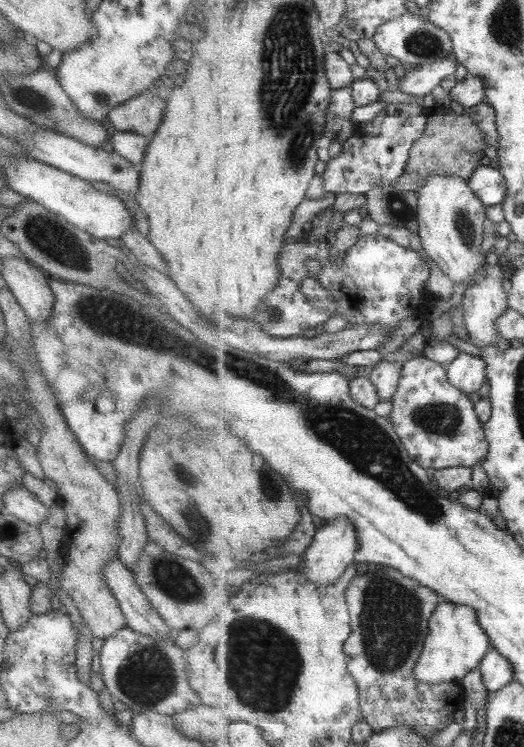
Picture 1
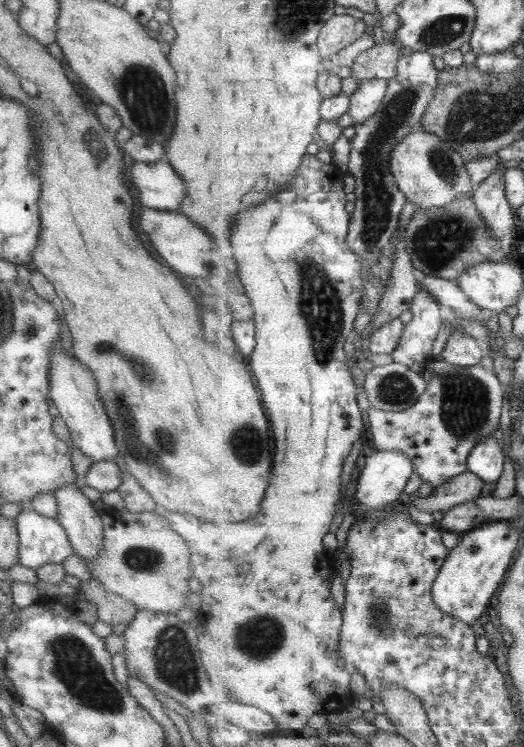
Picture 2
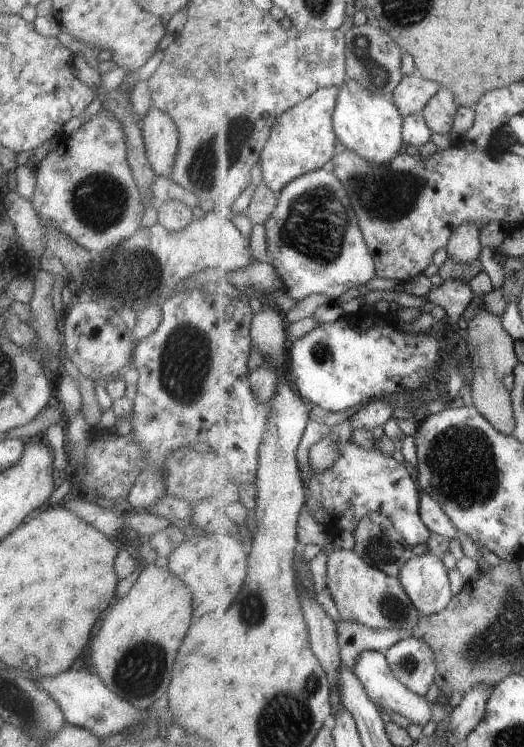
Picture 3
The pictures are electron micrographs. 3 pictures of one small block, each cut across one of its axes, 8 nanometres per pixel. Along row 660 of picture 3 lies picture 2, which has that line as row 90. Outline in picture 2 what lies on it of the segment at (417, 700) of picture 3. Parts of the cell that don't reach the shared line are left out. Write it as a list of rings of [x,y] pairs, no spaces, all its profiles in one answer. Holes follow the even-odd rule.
[[[371,79],[359,82],[351,96],[348,114],[353,118],[353,125],[364,123],[370,119],[382,105],[389,83],[387,79]]]

